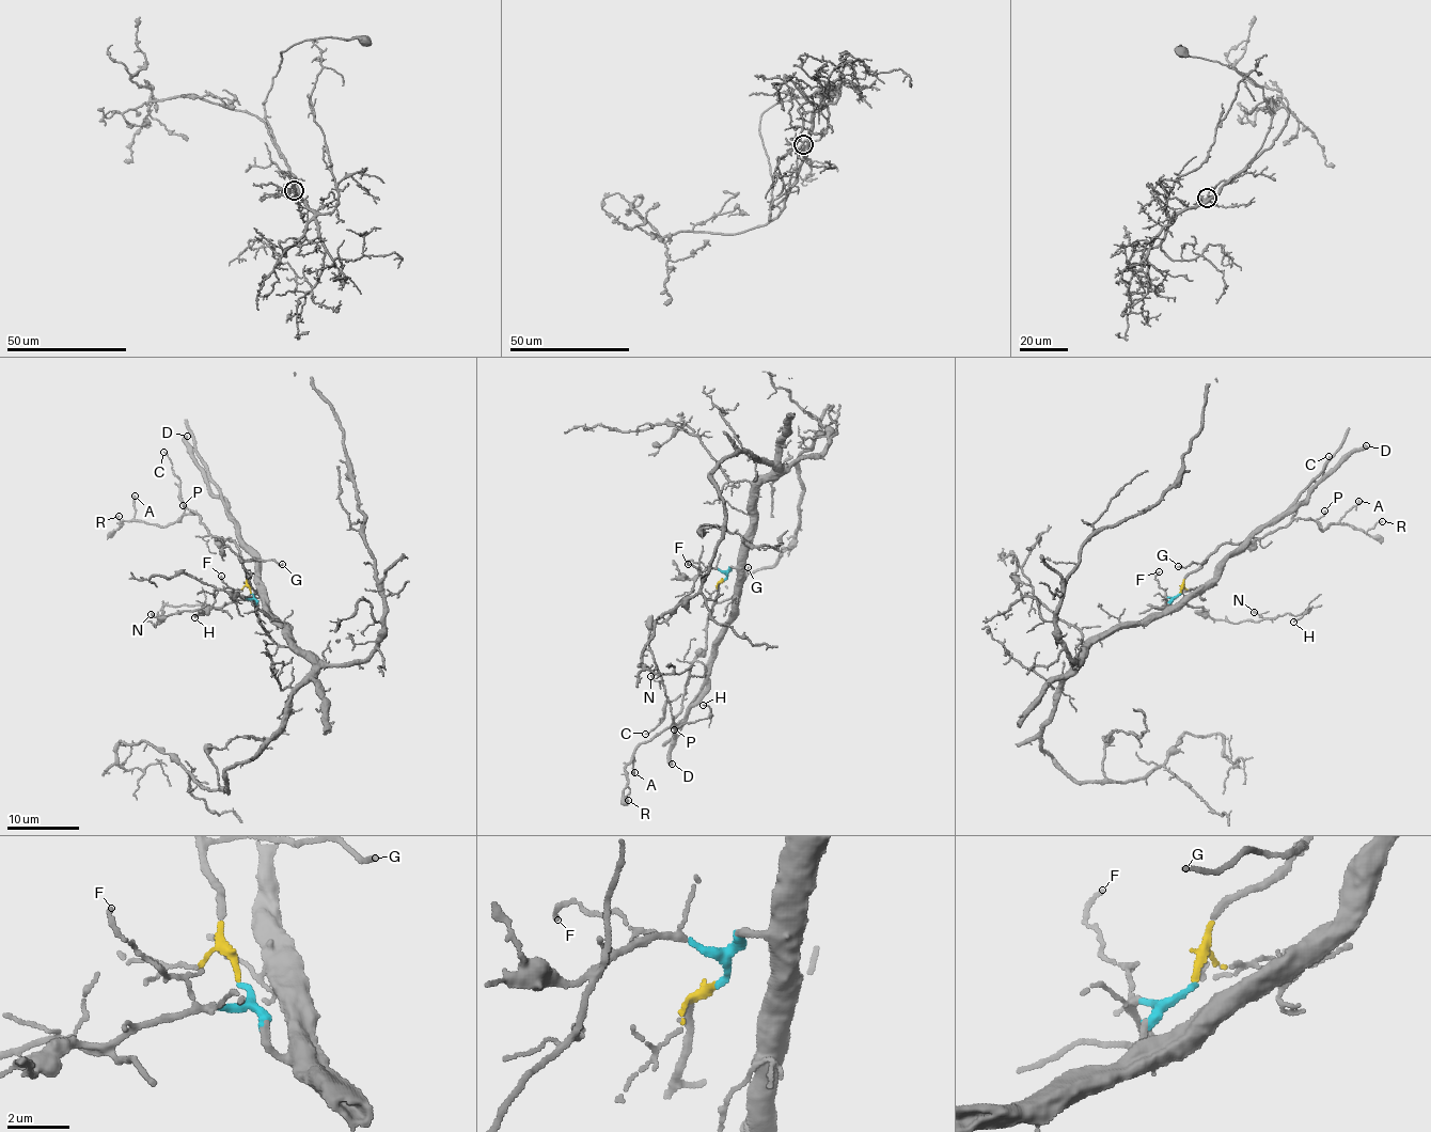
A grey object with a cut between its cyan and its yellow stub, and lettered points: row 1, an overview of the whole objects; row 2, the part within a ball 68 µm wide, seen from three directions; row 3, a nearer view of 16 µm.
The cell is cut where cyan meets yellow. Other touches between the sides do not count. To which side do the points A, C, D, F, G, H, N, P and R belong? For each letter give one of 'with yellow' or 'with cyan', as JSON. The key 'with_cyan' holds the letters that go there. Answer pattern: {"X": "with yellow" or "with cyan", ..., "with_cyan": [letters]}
{"A": "with yellow", "C": "with yellow", "D": "with cyan", "F": "with cyan", "G": "with yellow", "H": "with cyan", "N": "with cyan", "P": "with yellow", "R": "with yellow", "with_cyan": ["D", "F", "H", "N"]}

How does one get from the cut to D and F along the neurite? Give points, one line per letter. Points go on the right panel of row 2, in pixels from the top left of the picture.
D: (1180, 594), (1169, 603), (1170, 609), (1196, 595), (1255, 534), (1273, 524), (1310, 486), (1367, 445)
F: (1180, 594), (1167, 597), (1156, 578), (1159, 571)

